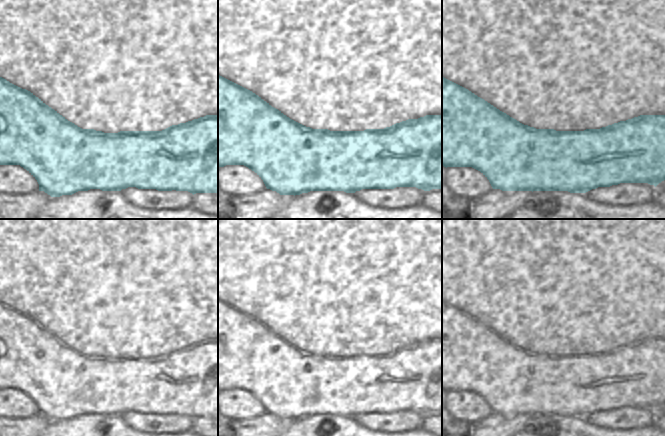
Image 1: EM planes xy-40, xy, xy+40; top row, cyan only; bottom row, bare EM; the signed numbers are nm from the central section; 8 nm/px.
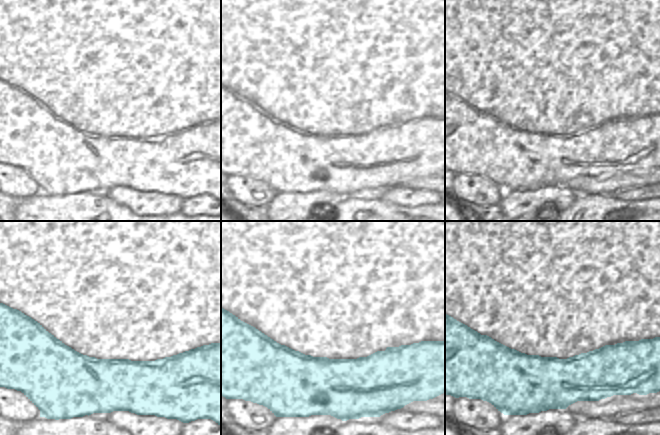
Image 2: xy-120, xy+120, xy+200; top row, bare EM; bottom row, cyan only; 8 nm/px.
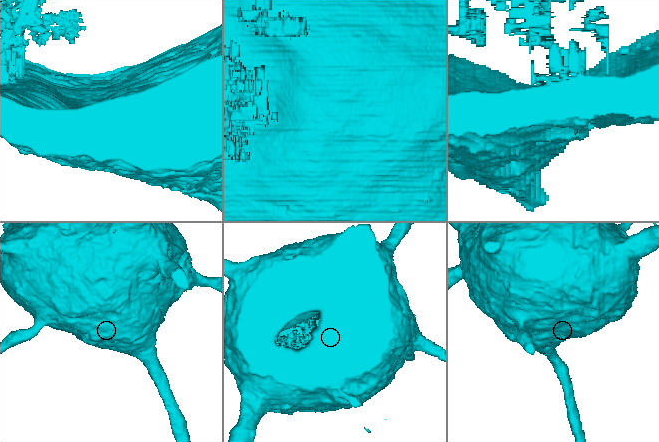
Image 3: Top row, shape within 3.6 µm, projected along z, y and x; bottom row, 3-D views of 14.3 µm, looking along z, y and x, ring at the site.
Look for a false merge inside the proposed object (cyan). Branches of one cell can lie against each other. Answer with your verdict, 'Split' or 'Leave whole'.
Leave whole

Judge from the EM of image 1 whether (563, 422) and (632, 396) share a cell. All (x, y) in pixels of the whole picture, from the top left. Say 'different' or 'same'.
different

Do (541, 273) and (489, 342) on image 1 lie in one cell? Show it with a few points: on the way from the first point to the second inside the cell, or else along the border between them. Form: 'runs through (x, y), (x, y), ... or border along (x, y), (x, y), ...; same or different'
runs through (523, 287), (486, 324); same

